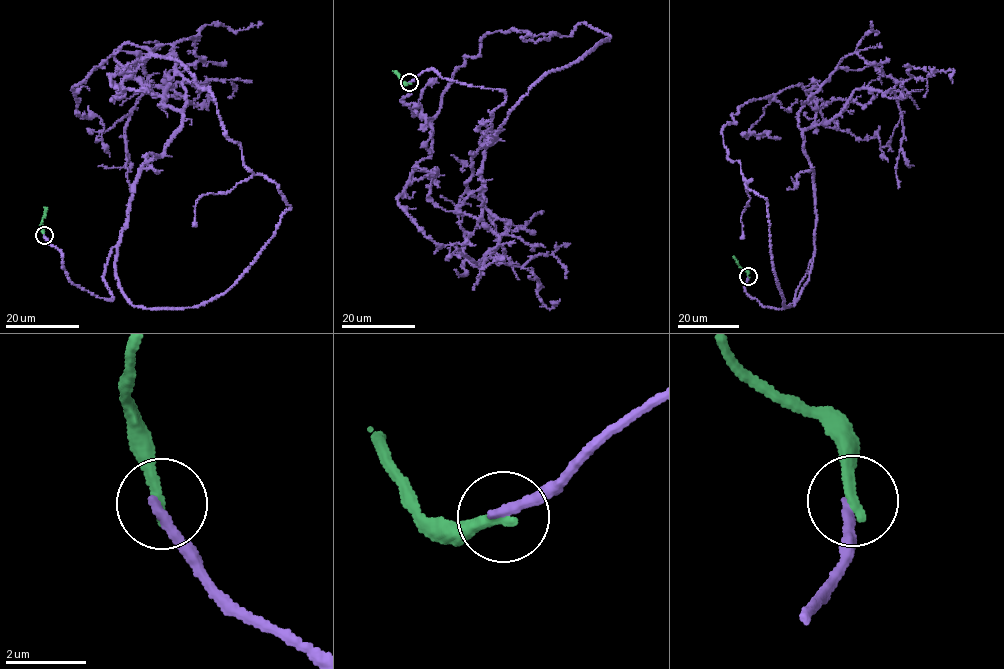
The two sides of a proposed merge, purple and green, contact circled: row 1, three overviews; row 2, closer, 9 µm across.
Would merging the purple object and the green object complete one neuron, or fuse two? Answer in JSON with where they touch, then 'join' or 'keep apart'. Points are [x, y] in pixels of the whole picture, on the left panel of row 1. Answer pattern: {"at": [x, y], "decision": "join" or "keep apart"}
{"at": [44, 235], "decision": "keep apart"}

